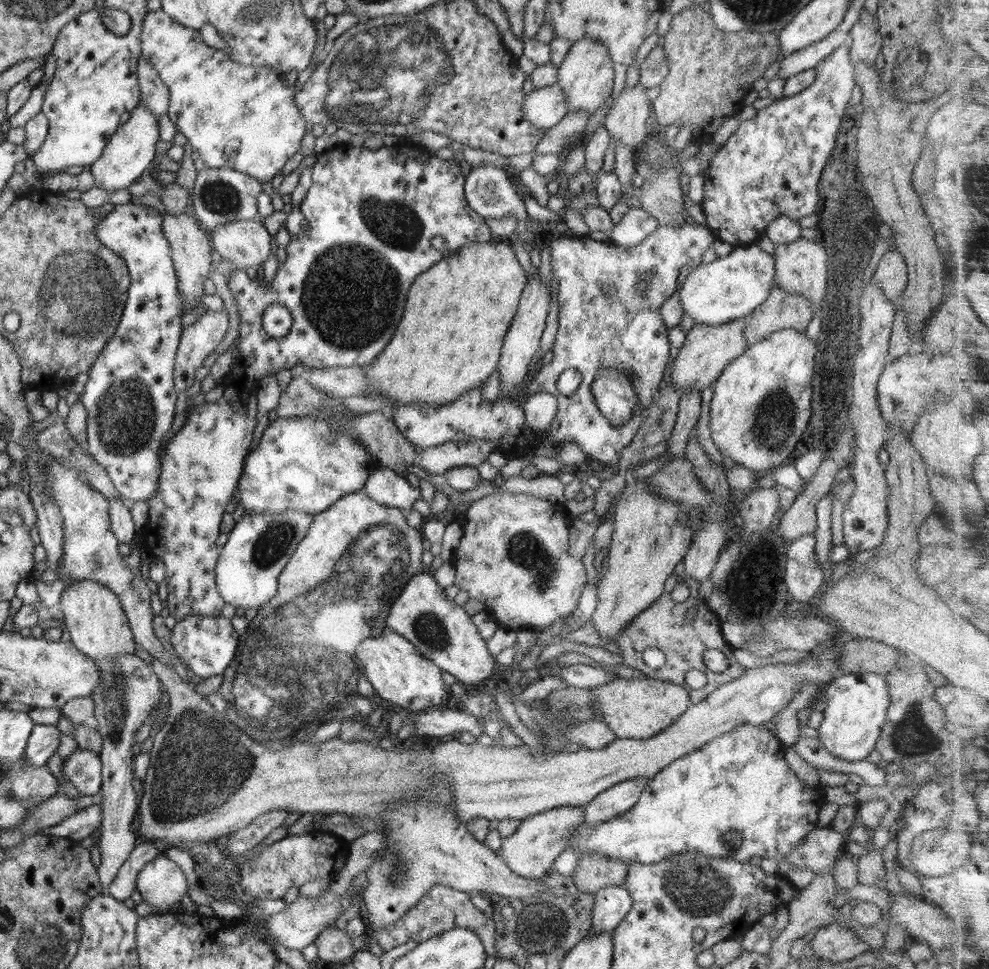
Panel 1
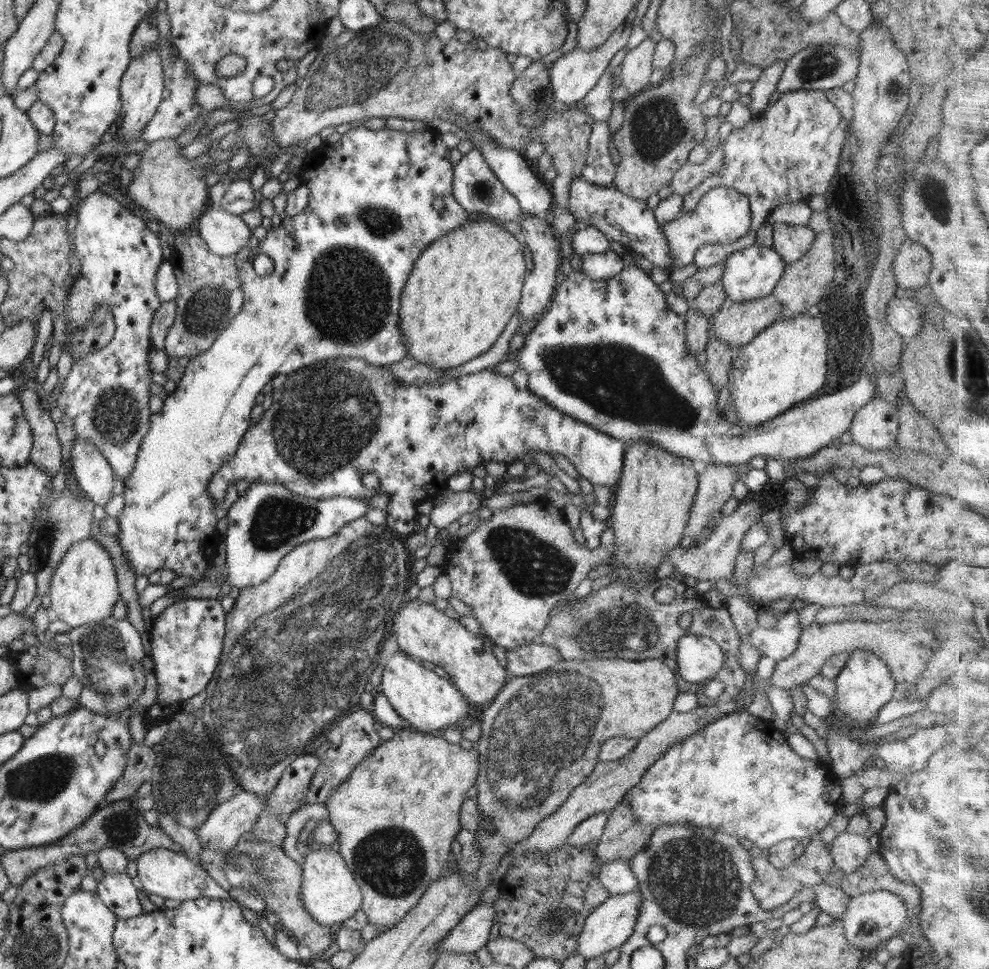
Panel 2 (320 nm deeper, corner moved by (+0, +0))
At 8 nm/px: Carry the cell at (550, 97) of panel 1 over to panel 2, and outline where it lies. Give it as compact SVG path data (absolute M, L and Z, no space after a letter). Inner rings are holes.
M624 22L619 26L612 34L610 38L602 44L602 46L596 48L596 50L590 50L590 52L584 52L580 50L580 47L576 47L572 52L564 54L561 58L558 58L550 67L550 88L552 88L552 94L555 97L555 101L566 106L574 106L578 104L580 100L588 95L588 92L592 91L592 88L596 87L596 83L607 71L608 64L614 57L614 55L626 47L633 31L633 25Z

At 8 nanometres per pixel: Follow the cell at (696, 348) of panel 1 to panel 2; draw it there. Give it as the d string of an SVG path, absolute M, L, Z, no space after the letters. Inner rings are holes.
M774 295L736 302L725 299L720 309L709 318L709 336L731 348L748 344L759 332L780 318L781 304Z

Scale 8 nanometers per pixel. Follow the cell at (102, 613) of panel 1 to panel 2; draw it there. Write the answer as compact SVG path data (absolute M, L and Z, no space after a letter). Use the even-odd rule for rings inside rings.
M92 539L72 544L52 576L49 594L52 617L63 620L72 629L107 619L112 616L116 601L121 599L117 584L112 558L102 544Z

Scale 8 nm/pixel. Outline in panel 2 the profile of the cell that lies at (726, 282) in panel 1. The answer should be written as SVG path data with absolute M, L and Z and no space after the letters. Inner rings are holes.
M758 244L733 252L725 261L726 268L720 282L723 284L726 299L736 302L772 295L776 283L784 274L786 265L785 260L772 247L763 247Z

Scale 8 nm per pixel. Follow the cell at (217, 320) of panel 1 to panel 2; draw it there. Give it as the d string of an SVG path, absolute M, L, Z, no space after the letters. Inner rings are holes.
M195 230L182 231L169 239L169 262L174 267L178 283L175 321L170 326L164 351L170 356L194 358L211 348L216 337L240 313L244 300L240 288L239 267L236 255L218 256Z

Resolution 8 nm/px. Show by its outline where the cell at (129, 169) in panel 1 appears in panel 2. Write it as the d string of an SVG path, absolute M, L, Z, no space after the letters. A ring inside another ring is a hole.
M158 46L156 50L144 52L142 56L131 60L128 70L122 76L120 86L121 112L125 114L121 123L121 134L124 134L125 140L139 140L143 128L155 115L162 102L164 89L164 70Z

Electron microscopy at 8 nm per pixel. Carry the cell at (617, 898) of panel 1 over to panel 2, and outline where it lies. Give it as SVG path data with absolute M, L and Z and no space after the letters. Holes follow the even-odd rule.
M626 859L602 864L599 879L611 895L636 891L638 888L637 878Z

